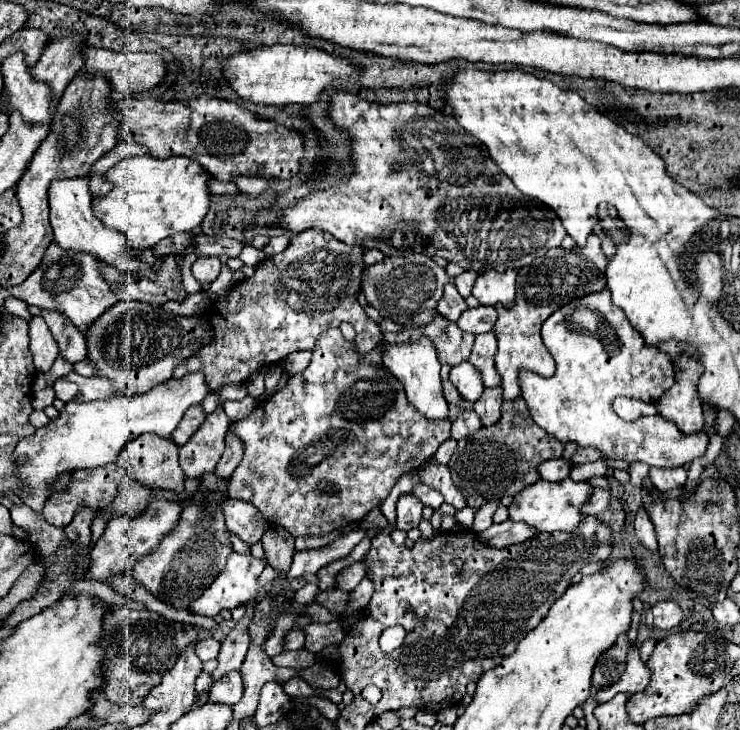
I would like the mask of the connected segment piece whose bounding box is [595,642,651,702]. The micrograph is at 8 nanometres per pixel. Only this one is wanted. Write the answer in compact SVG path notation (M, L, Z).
M633 642L633 646L629 648L629 654L627 654L627 670L625 670L625 674L621 676L621 680L617 684L613 684L613 686L609 686L605 690L599 690L595 694L595 700L605 702L605 700L613 698L619 692L635 694L635 692L639 692L641 688L645 688L649 684L649 680L651 680L649 676L651 676L651 672L649 672L647 664L639 656L639 646Z

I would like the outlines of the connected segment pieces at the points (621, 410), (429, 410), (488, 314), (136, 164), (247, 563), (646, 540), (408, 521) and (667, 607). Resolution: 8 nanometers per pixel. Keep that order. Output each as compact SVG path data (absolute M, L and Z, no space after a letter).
M619 396L613 400L613 410L617 412L619 418L623 420L637 420L641 416L651 416L651 414L657 414L657 408L653 404L647 404L647 402L641 402L641 400L635 400L635 398L625 398L625 396Z
M423 336L415 342L405 342L405 344L385 342L381 358L383 358L385 368L405 386L407 398L413 406L417 406L417 410L421 410L427 418L433 418L433 420L449 416L449 406L447 406L447 400L443 398L441 378L439 378L441 362L437 358L437 350L435 350L433 342L427 336Z
M479 306L479 308L465 310L457 320L457 324L461 330L481 334L481 332L493 330L495 320L497 320L497 310L493 306Z
M123 158L109 168L103 178L111 182L113 188L105 196L93 196L93 214L105 226L117 228L131 250L145 250L177 232L195 230L209 210L207 180L211 174L201 170L197 162L189 162L189 158Z
M233 552L227 558L227 566L221 576L217 576L213 586L205 590L205 594L195 600L189 610L201 616L215 616L223 608L237 608L253 602L261 592L259 576L265 566L265 560Z
M639 508L637 518L635 518L635 534L637 534L637 538L641 540L643 546L647 546L653 552L657 550L657 538L655 538L653 524L649 520L649 514L643 508Z
M403 494L397 502L397 523L396 525L387 525L384 528L373 528L367 532L368 538L375 537L379 532L391 534L393 530L411 530L417 528L421 522L421 510L423 504L413 496L413 494Z
M657 602L653 608L651 608L653 616L655 616L655 628L661 628L661 630L671 630L675 626L679 626L681 622L681 608L675 604L675 602Z

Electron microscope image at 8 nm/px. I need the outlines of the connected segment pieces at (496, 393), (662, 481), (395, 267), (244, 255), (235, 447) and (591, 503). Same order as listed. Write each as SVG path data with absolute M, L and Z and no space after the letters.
M487 388L483 390L481 398L475 402L475 412L479 414L483 426L493 426L501 418L501 404L503 404L503 390L501 388Z
M651 468L649 476L657 490L667 492L673 488L681 488L685 484L687 470L685 468Z
M409 254L409 256L387 256L381 262L365 268L361 290L367 302L383 316L397 324L425 326L435 318L437 302L443 296L443 286L451 282L451 276L439 268L431 256Z
M249 244L249 246L245 246L245 250L241 250L241 254L239 254L239 260L241 260L245 266L257 266L263 258L265 258L263 250L253 248L251 244Z
M233 432L225 434L225 452L221 456L221 460L217 462L217 476L231 476L233 470L239 466L239 462L243 460L243 442L239 436L235 436Z
M593 488L593 496L589 496L589 500L583 504L581 512L583 514L599 516L605 508L609 508L609 490L605 490L605 488Z

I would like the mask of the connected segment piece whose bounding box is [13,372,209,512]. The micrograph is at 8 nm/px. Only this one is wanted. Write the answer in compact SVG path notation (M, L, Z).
M195 372L187 374L181 380L171 378L169 382L163 382L161 386L155 386L153 390L131 398L113 396L93 402L67 402L55 420L51 420L43 428L37 428L33 436L25 438L15 448L13 460L17 462L17 474L21 476L19 498L25 506L41 512L59 474L111 464L117 460L127 442L145 432L157 434L161 438L171 436L185 410L193 404L199 404L205 394L209 394L209 388L205 386L203 374Z

